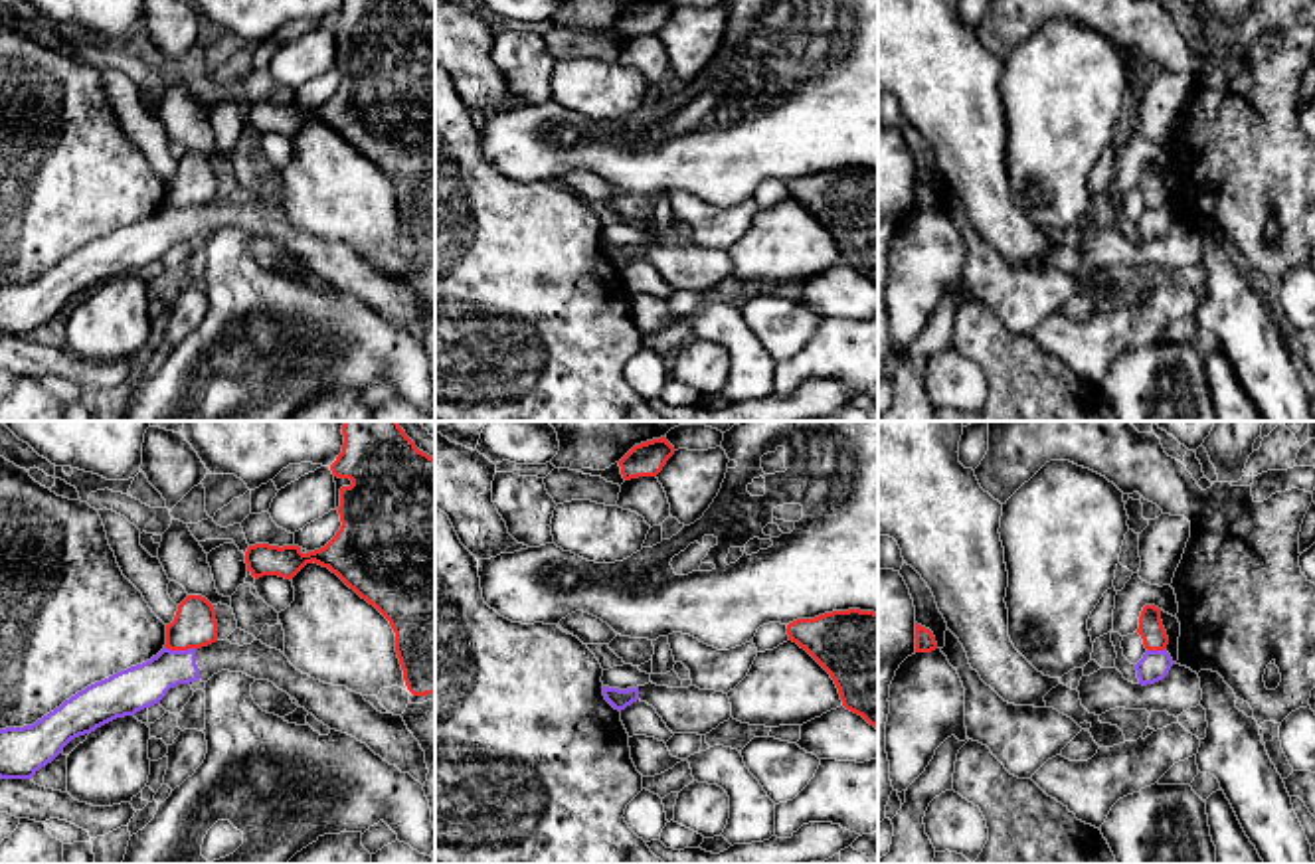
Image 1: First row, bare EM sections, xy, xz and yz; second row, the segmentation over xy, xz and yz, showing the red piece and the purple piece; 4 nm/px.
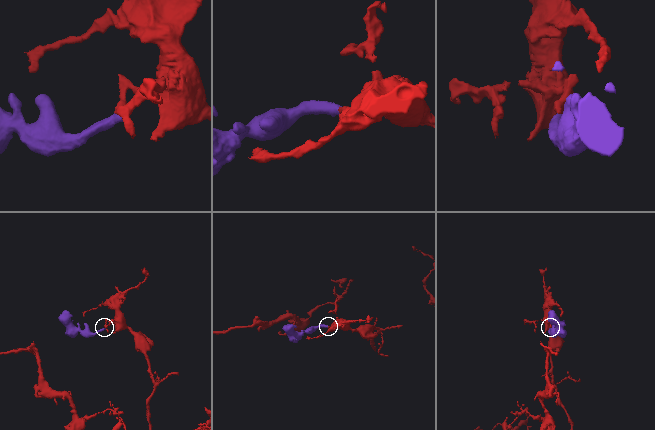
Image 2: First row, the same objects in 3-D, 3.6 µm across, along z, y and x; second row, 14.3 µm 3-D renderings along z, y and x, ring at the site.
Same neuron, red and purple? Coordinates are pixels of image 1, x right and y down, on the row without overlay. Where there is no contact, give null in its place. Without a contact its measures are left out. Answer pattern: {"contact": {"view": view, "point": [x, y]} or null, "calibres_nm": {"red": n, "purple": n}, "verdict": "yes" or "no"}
{"contact": {"view": "xy", "point": [180, 206]}, "calibres_nm": {"red": 180, "purple": 180}, "verdict": "no"}

